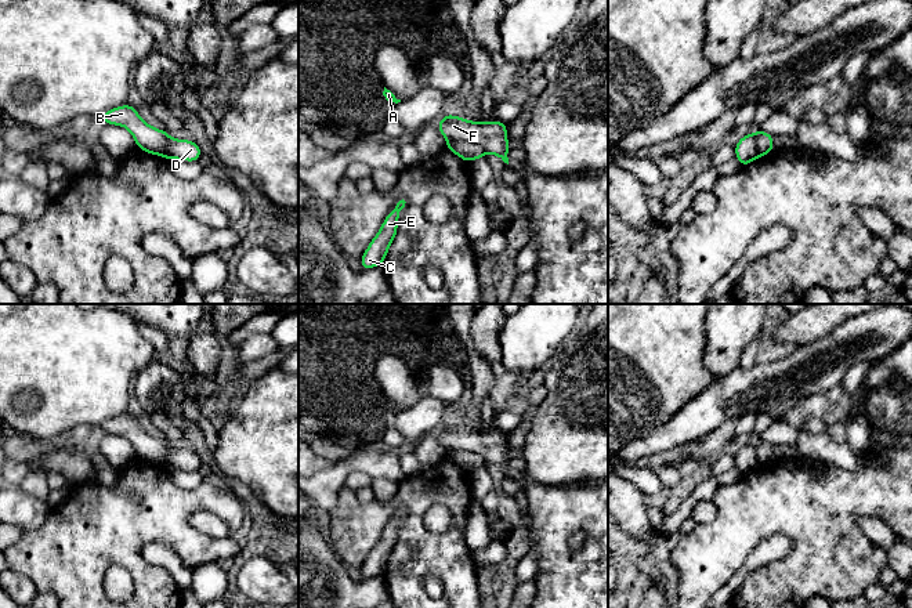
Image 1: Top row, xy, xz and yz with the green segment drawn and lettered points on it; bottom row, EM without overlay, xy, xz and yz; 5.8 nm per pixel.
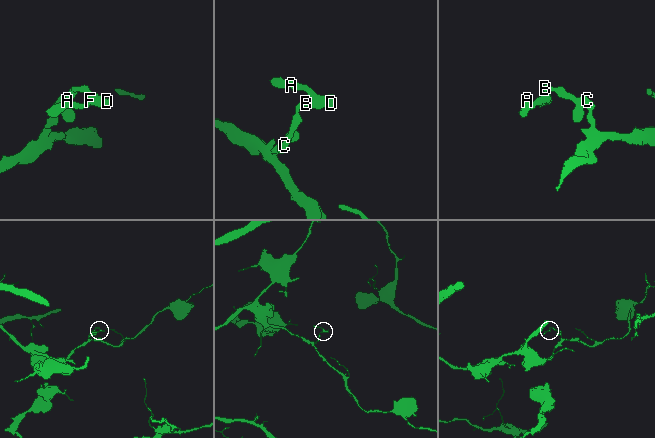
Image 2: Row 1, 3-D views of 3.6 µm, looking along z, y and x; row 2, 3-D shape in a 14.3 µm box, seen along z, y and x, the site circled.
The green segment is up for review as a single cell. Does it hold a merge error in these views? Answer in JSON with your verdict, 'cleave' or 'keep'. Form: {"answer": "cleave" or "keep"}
{"answer": "cleave"}

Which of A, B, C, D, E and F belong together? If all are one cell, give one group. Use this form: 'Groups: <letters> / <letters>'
Groups: A D F / B C E

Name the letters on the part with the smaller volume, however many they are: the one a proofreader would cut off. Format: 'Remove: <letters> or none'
Remove: A, D, F

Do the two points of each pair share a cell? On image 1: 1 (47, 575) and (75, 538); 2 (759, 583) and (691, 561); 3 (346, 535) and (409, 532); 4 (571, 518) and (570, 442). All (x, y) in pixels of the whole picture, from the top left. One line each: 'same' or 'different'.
1: same
2: same
3: same
4: different

